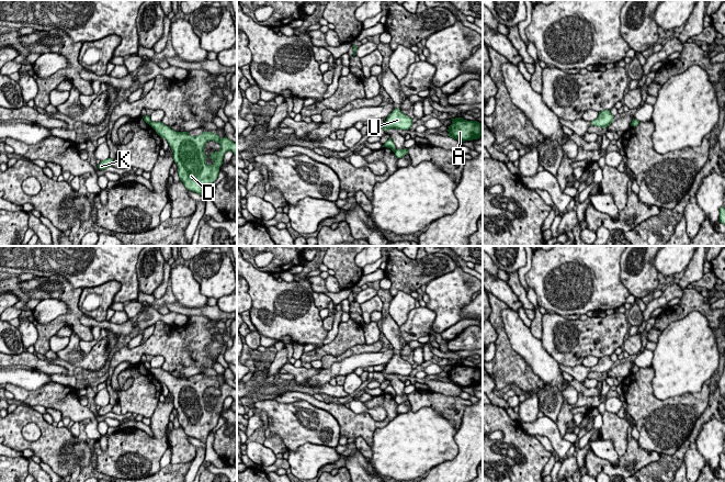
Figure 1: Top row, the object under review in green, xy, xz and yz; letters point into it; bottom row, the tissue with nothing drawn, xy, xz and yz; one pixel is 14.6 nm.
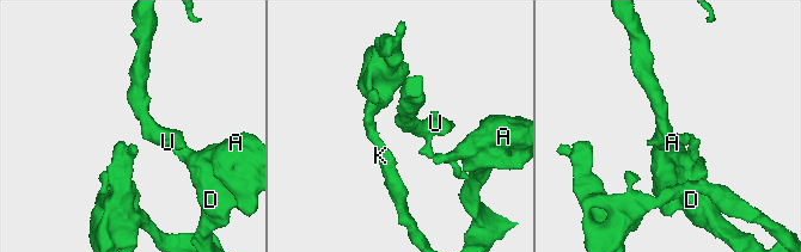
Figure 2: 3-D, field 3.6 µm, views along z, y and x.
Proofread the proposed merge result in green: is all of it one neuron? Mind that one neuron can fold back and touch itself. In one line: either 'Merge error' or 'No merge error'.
Merge error

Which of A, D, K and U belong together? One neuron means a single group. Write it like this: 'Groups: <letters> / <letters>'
Groups: A D K / U

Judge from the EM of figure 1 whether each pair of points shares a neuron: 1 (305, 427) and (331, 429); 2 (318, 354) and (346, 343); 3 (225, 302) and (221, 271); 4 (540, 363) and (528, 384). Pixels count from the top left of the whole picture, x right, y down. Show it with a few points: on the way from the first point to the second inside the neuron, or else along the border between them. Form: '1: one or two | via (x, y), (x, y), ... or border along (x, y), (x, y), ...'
1: one | via (312, 427), (325, 429)
2: one | via (325, 350), (339, 345)
3: one | via (225, 294), (221, 286), (221, 279)
4: two | border along (519, 354), (544, 383)

